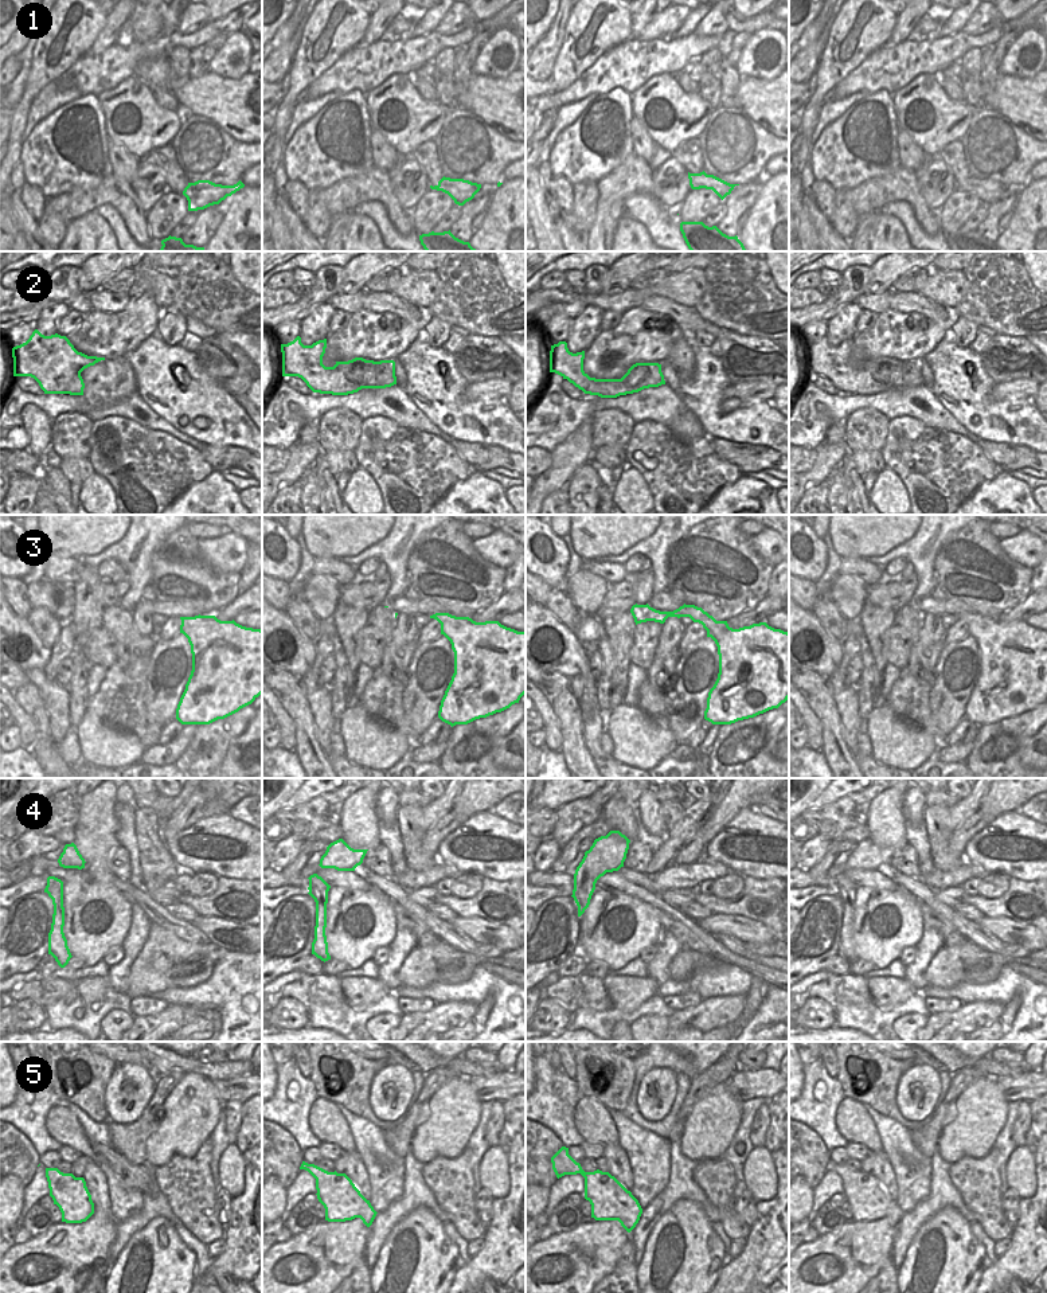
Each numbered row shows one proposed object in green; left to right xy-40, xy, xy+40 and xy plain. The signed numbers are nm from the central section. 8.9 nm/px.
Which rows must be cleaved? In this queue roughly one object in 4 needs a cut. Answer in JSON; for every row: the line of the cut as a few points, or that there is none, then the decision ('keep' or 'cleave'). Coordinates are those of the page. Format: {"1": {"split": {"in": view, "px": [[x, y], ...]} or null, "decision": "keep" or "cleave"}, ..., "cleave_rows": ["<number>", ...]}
{"1": {"split": {"in": "xy", "px": [[458, 179], [453, 184], [438, 186]]}, "decision": "cleave"}, "2": {"split": null, "decision": "keep"}, "3": {"split": null, "decision": "keep"}, "4": {"split": null, "decision": "keep"}, "5": {"split": null, "decision": "keep"}, "cleave_rows": ["1"]}

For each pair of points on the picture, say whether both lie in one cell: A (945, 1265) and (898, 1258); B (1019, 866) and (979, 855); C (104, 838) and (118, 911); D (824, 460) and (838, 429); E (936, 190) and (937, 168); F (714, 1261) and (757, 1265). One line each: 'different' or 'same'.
A: different
B: same
C: same
D: different
E: same
F: different

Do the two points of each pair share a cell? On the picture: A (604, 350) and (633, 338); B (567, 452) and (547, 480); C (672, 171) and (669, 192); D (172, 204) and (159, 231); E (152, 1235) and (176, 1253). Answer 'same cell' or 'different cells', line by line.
A: same cell
B: same cell
C: same cell
D: same cell
E: same cell

